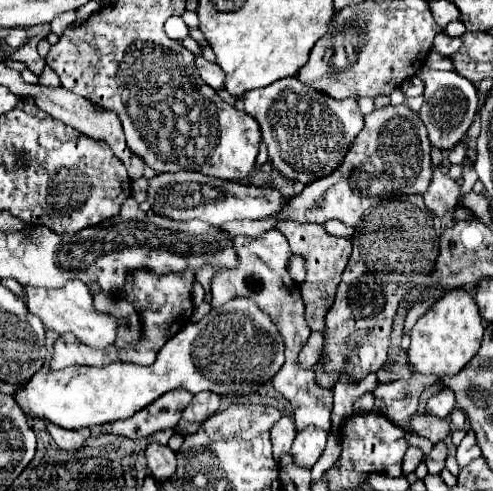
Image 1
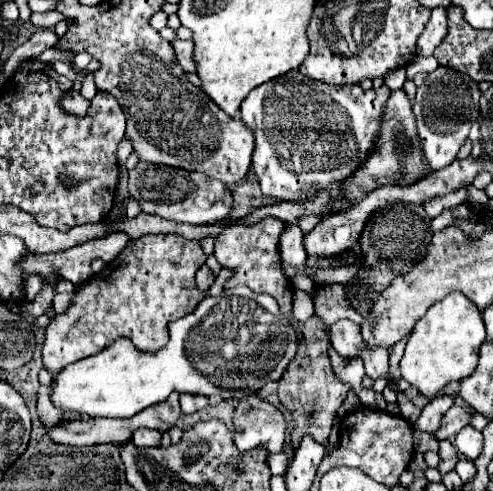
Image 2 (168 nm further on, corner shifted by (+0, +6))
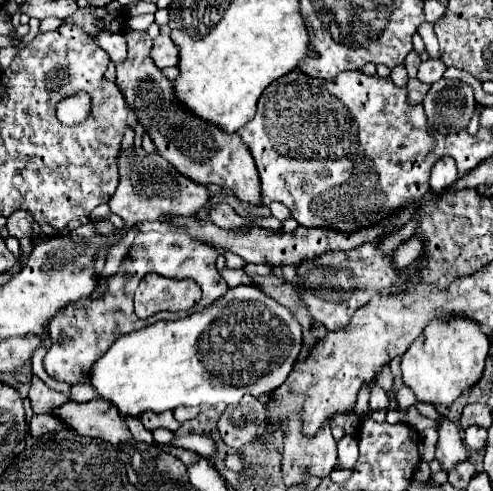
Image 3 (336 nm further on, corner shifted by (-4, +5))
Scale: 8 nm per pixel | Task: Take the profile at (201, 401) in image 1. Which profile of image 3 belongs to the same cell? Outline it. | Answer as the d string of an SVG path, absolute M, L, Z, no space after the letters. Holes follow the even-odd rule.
M178 407L178 409L174 409L174 417L176 417L176 421L180 421L180 423L196 417L198 413L200 413L198 407Z

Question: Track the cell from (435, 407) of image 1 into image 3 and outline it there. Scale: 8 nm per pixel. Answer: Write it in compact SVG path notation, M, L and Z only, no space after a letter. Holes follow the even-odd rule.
M448 417L438 419L438 445L436 445L436 459L442 463L444 471L450 471L458 461L468 459L468 449L462 443L460 427L456 421Z

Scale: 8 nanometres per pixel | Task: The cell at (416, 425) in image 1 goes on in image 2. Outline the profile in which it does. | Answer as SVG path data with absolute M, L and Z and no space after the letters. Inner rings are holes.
M454 404L442 418L442 426L438 430L438 440L446 440L446 438L456 436L464 426L470 424L470 420L472 420L472 414L466 408Z

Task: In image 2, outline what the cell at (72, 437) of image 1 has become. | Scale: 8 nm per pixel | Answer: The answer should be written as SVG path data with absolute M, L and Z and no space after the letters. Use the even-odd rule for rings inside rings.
M40 386L38 388L36 408L38 408L38 416L40 416L42 424L48 424L48 426L56 426L56 424L60 424L64 420L76 418L74 412L62 412L60 408L54 408L54 404L50 400L50 388L48 386Z

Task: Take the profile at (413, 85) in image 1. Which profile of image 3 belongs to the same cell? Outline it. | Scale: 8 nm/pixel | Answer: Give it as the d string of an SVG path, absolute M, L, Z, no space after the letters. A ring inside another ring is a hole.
M428 59L428 61L424 61L424 63L420 65L418 79L420 79L422 83L432 85L436 79L440 79L440 77L442 77L444 69L446 69L446 65L444 65L442 61L438 61L438 59L436 59L436 61L432 61L432 59Z

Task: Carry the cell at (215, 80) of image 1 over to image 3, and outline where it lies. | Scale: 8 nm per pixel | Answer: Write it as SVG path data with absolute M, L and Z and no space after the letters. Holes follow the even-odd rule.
M158 35L154 39L154 47L152 47L152 59L158 67L166 69L166 67L172 67L172 65L178 65L180 61L180 49L178 45L166 37L166 35Z

